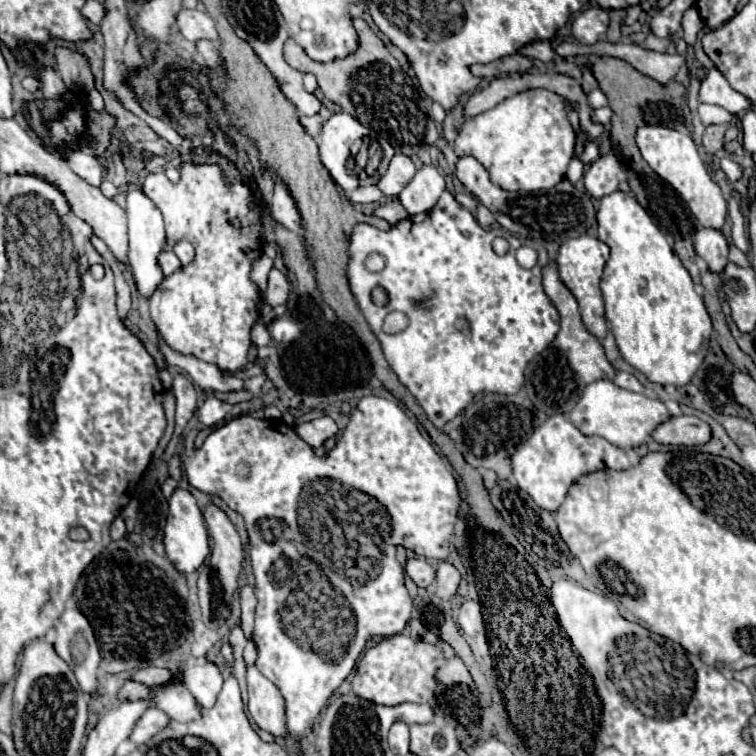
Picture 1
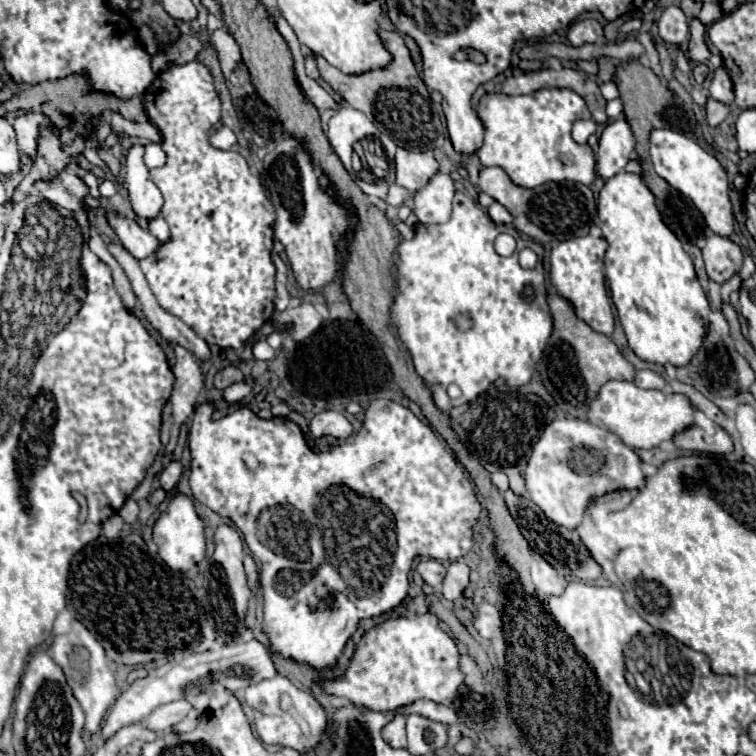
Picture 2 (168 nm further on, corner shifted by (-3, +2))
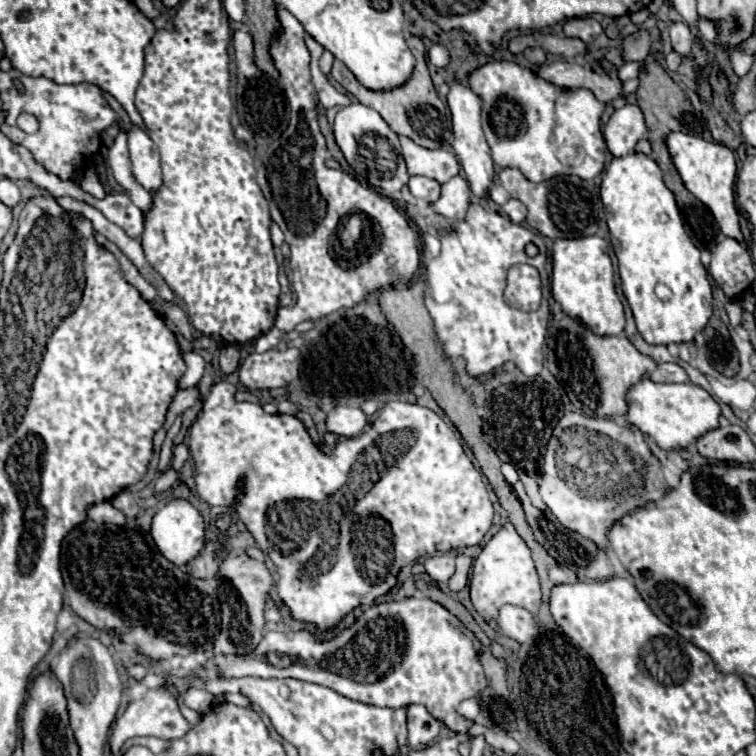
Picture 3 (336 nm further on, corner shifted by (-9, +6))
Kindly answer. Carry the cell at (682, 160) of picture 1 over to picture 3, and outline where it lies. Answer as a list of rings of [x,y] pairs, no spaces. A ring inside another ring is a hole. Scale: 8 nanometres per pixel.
[[[670,132],[666,138],[666,146],[672,158],[674,168],[678,170],[684,186],[700,200],[704,202],[710,212],[714,214],[720,230],[738,240],[744,242],[744,236],[740,232],[738,224],[738,210],[736,210],[736,198],[734,193],[734,184],[736,184],[736,158],[734,152],[722,144],[708,142],[700,136],[692,134],[682,134],[682,132]]]

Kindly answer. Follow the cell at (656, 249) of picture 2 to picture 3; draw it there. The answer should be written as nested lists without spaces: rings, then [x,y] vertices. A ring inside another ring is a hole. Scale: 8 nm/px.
[[[636,152],[614,158],[602,178],[600,199],[604,215],[598,215],[598,231],[591,236],[604,238],[608,242],[608,255],[615,255],[618,260],[622,292],[632,308],[640,336],[654,346],[692,342],[694,336],[706,328],[712,316],[712,286],[708,280],[708,272],[700,262],[700,250],[692,244],[690,236],[684,230],[674,194],[664,186],[658,164],[650,156]],[[658,284],[666,284],[672,290],[670,300],[658,300],[658,296],[654,294],[654,288]]]

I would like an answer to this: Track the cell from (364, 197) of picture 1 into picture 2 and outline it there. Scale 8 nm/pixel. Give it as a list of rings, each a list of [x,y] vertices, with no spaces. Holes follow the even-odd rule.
[[[398,184],[390,186],[388,198],[386,198],[388,204],[392,204],[392,206],[400,206],[400,204],[406,204],[406,202],[410,202],[410,200],[412,200],[412,194],[410,194],[406,188],[402,188],[402,186],[398,186]]]

